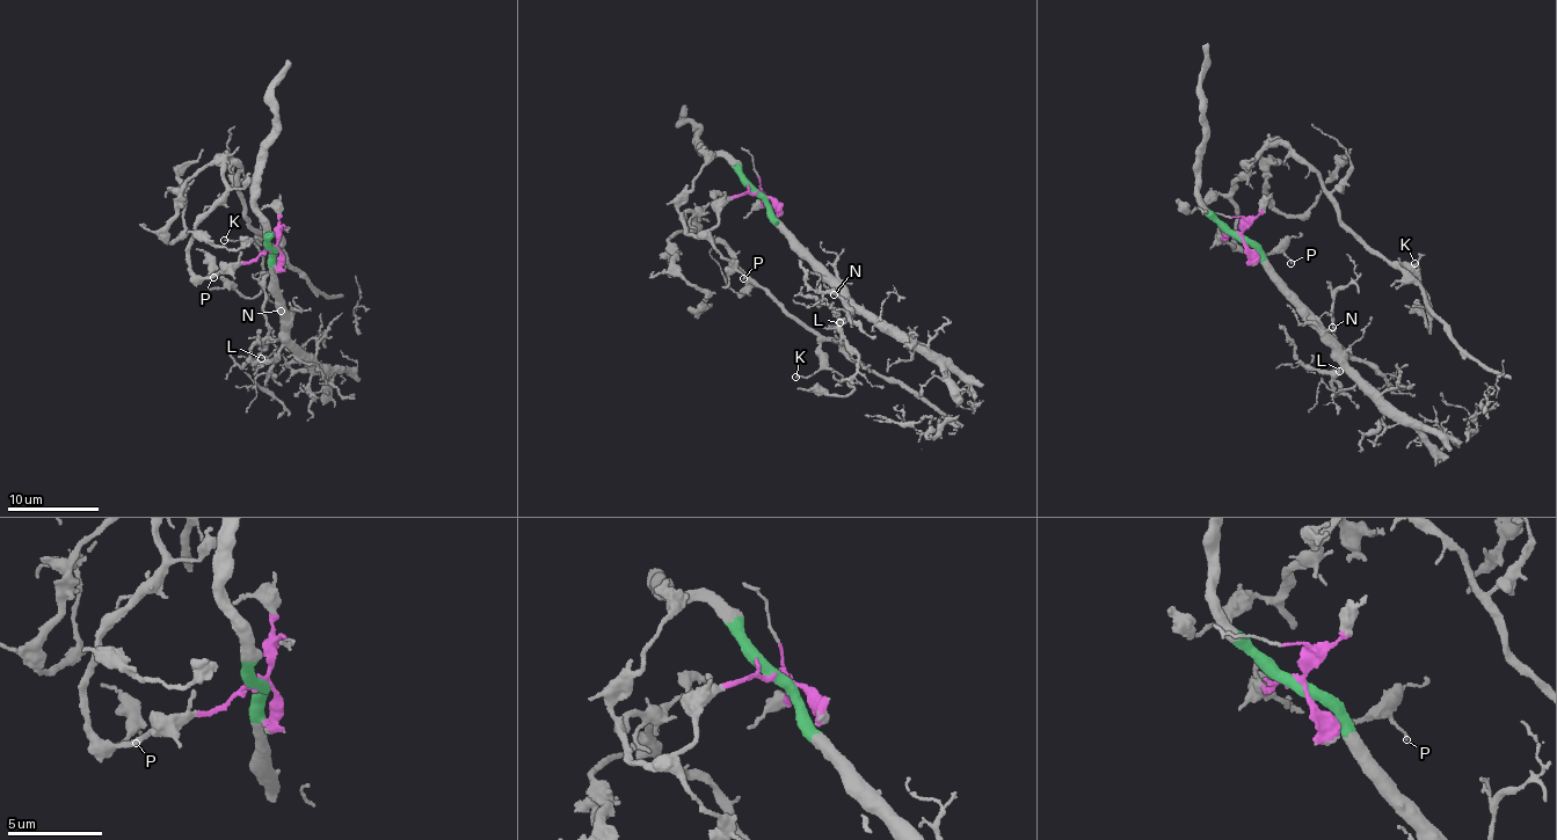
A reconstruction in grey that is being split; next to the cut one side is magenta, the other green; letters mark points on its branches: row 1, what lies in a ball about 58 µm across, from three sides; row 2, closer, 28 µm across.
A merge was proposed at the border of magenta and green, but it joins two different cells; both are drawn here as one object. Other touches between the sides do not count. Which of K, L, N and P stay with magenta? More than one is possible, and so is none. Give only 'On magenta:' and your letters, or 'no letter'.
On magenta: K, P

